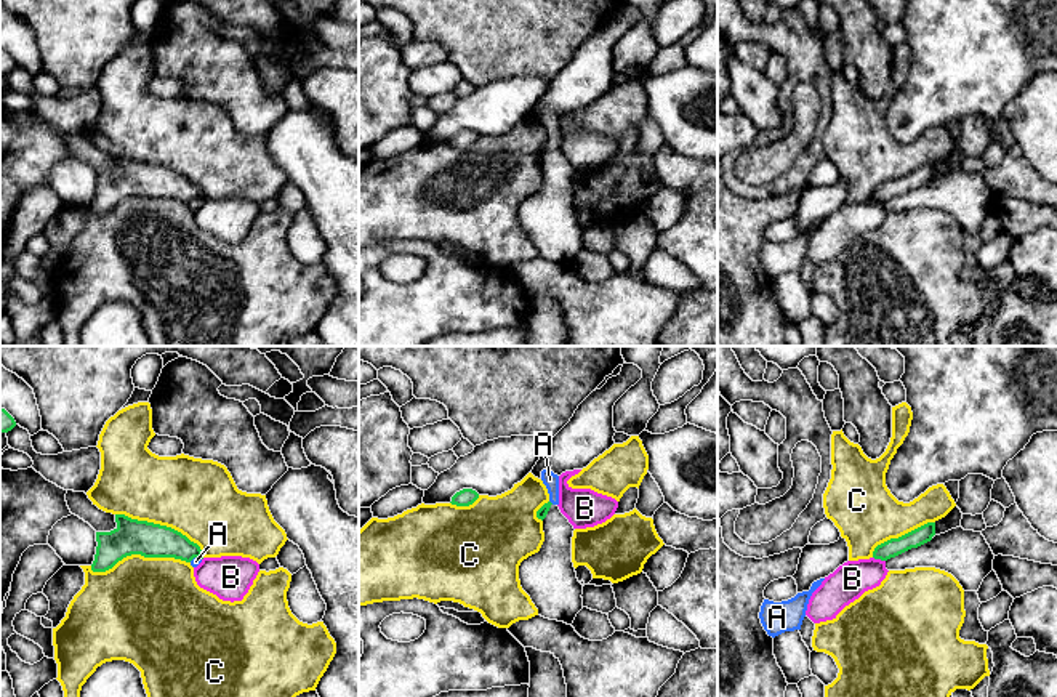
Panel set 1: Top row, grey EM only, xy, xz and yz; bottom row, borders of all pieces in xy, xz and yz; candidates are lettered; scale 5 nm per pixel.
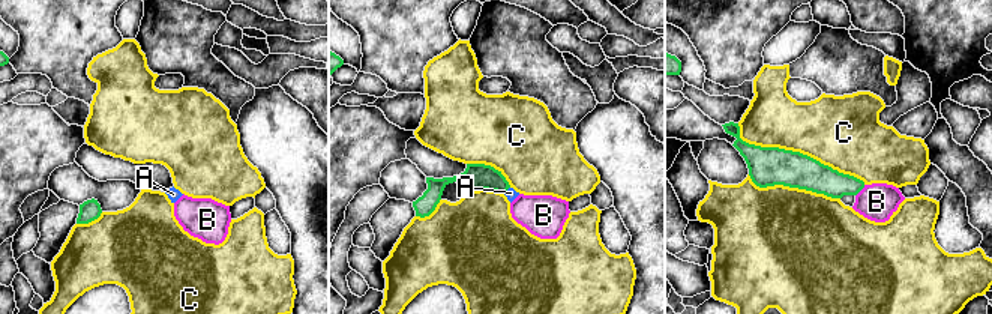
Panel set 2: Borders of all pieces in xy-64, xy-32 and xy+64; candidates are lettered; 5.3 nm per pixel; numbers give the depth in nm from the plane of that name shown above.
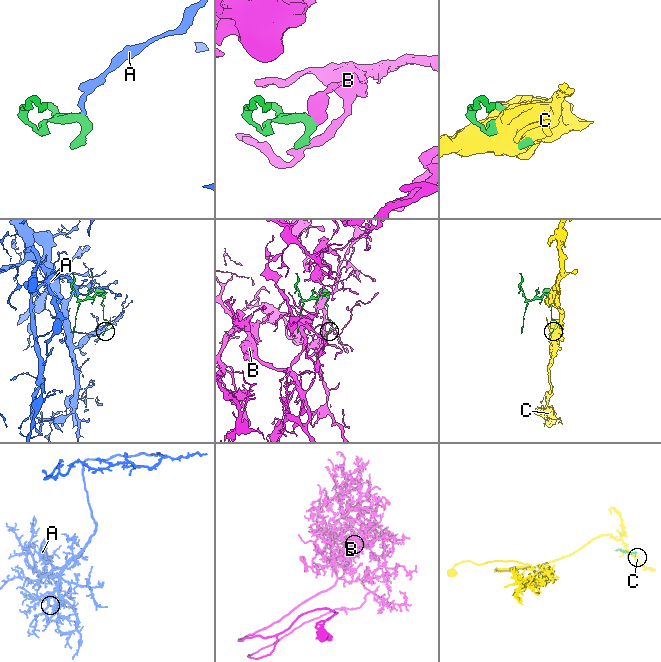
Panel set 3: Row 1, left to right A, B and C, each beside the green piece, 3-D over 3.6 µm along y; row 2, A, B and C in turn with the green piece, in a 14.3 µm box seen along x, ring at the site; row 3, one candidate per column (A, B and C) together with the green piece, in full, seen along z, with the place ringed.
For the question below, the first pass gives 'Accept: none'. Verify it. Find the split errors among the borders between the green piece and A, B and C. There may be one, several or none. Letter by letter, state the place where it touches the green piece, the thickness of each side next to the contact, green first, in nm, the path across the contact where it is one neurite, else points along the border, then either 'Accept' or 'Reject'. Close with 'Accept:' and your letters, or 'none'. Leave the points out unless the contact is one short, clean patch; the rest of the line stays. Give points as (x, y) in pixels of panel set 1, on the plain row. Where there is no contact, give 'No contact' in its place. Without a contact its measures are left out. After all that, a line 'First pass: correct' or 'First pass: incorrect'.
A: Touches green at xy (196, 197). Thickness 180 nm (green) against 50 nm. Boundary: xy (202, 199), (189, 202). Reject
B: Touches green at yz (880, 199). Thickness 90 nm (green) against 180 nm. Reject
C: Touches green at xy (140, 194). Thickness 180 nm (green) against 460 nm. Reject
Accept: none
First pass: correct

